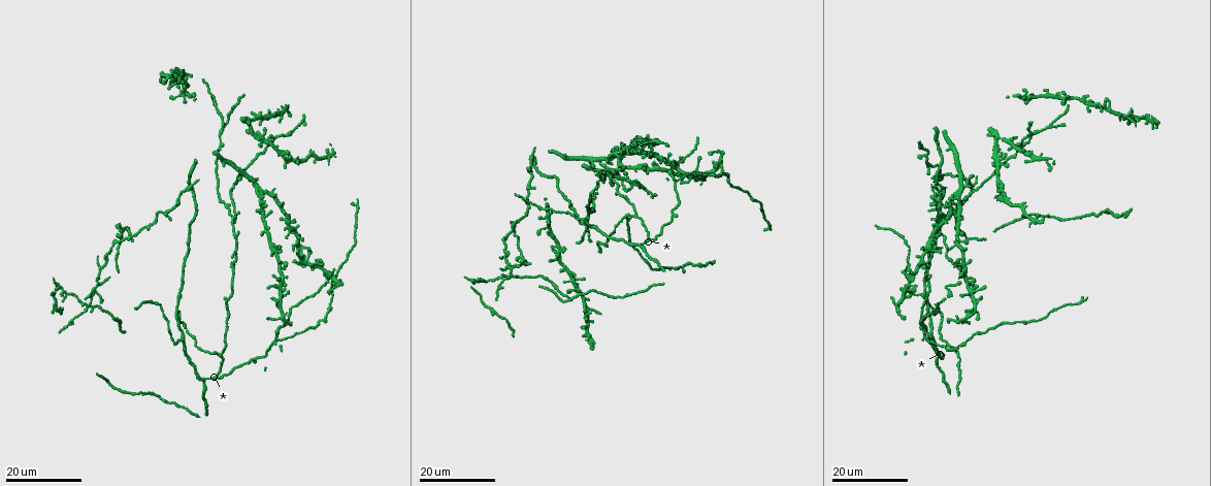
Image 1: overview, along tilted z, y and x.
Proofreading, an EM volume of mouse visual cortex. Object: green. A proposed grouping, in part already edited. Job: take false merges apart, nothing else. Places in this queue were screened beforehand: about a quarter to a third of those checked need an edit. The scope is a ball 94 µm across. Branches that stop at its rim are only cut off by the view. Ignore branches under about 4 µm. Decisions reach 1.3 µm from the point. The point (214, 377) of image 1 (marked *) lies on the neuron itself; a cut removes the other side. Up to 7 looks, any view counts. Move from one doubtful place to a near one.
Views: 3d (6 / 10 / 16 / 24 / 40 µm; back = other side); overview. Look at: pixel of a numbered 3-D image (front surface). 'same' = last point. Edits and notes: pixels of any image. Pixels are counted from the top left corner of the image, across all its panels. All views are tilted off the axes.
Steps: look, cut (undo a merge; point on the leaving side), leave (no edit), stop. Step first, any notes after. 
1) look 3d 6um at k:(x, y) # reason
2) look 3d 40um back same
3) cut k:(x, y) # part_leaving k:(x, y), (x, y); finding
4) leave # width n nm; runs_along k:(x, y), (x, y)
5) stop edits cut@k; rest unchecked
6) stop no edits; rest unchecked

look 3d 24um at 1:(204, 378) # branch point

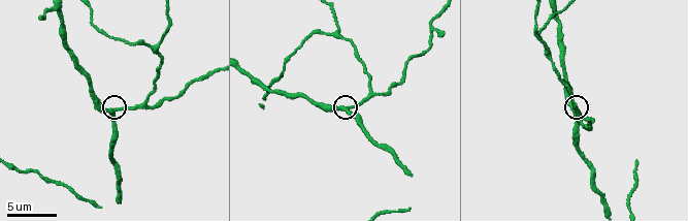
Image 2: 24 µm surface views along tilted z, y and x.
look 3d 10um at 2:(341, 109) # closer look

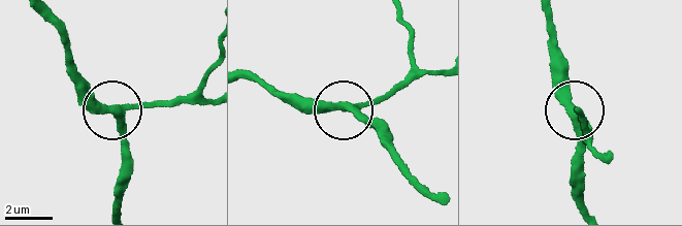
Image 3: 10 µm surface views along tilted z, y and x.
leave # width 310 nm; runs_along 3:(404, 86), (347, 108), (388, 139); continuous, no second neuron

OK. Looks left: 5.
look 3d 16um at 2:(54, 10) # small branch off a trunk

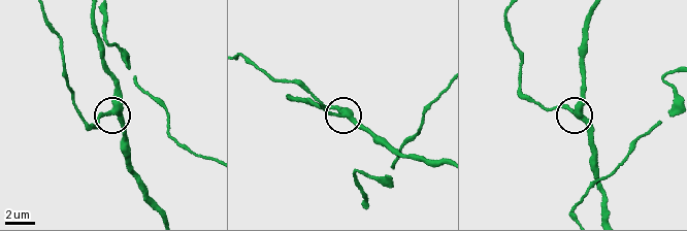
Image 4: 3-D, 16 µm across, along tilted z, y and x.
leave # side_arm 31 um; runs_along 4:(437, 159), (403, 155), (353, 119), (333, 113), (316, 101); all the same neuron

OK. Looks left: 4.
look 3d 16um at 2:(339, 31) # branch point

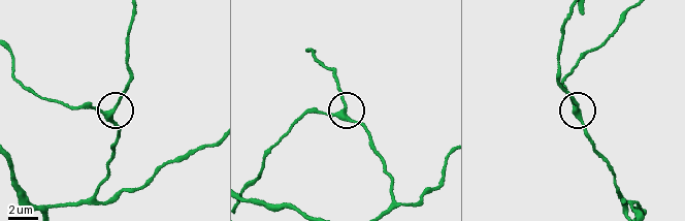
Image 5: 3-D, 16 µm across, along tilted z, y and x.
leave # arms 3; runs_along 5:(391, 207), (389, 179), (361, 124), (346, 112), (312, 111); one neuron here

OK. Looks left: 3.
stop no edits; rest unchecked

